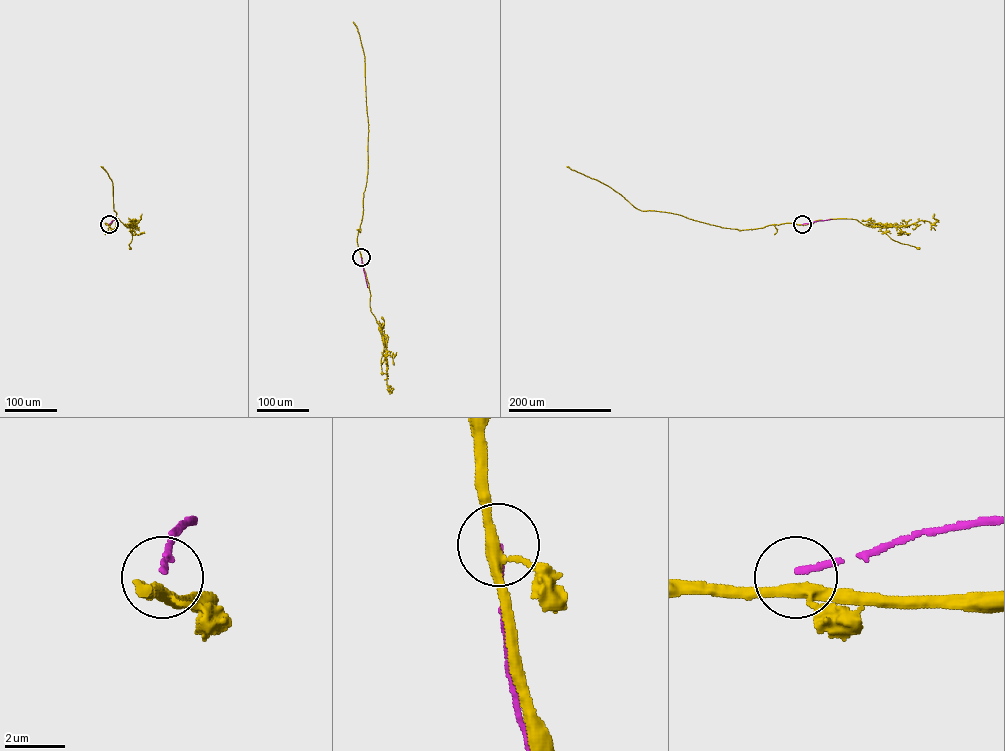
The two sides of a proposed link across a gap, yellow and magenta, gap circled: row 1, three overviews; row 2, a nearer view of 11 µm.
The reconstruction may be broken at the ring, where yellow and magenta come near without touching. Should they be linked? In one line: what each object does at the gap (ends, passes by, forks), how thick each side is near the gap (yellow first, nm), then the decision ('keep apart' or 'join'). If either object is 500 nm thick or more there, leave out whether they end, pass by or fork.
yellow forks; magenta ends; calibres 320 and 180 nm; keep apart

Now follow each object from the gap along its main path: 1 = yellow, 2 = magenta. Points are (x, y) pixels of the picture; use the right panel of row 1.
1: (802, 224), (819, 220), (854, 219), (869, 226), (885, 227), (885, 233), (892, 239), (918, 248)
2: (802, 224), (832, 219)

